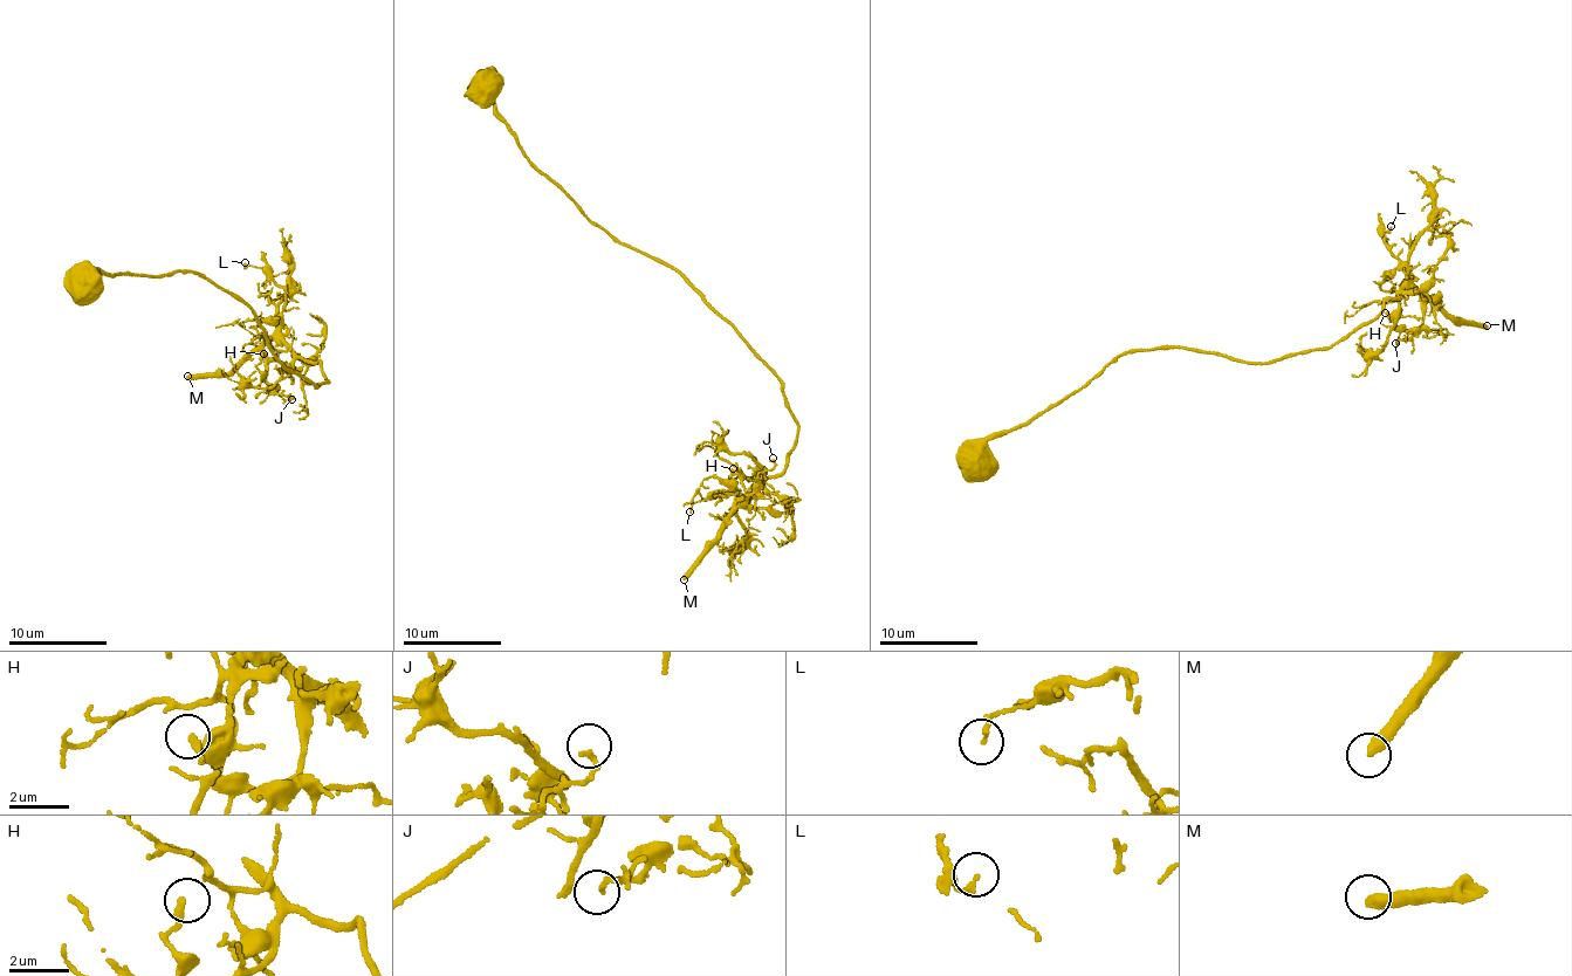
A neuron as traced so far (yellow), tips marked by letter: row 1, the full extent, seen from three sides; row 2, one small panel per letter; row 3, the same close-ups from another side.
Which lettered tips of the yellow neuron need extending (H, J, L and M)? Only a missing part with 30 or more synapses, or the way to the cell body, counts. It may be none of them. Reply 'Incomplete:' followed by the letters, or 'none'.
Incomplete: M

